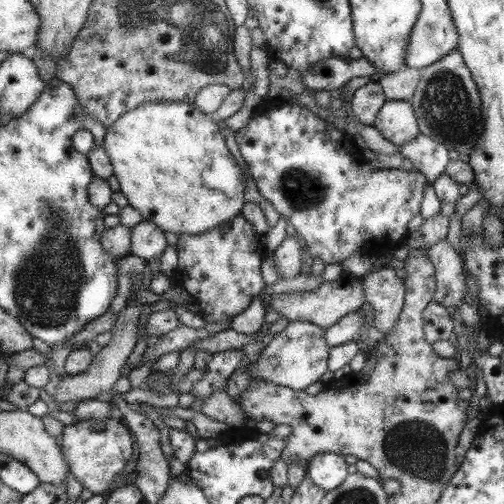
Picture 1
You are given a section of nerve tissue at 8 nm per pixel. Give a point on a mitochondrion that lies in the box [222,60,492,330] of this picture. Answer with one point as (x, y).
(451, 112)

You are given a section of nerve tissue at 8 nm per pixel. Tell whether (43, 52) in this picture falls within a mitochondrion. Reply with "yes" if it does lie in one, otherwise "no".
no

